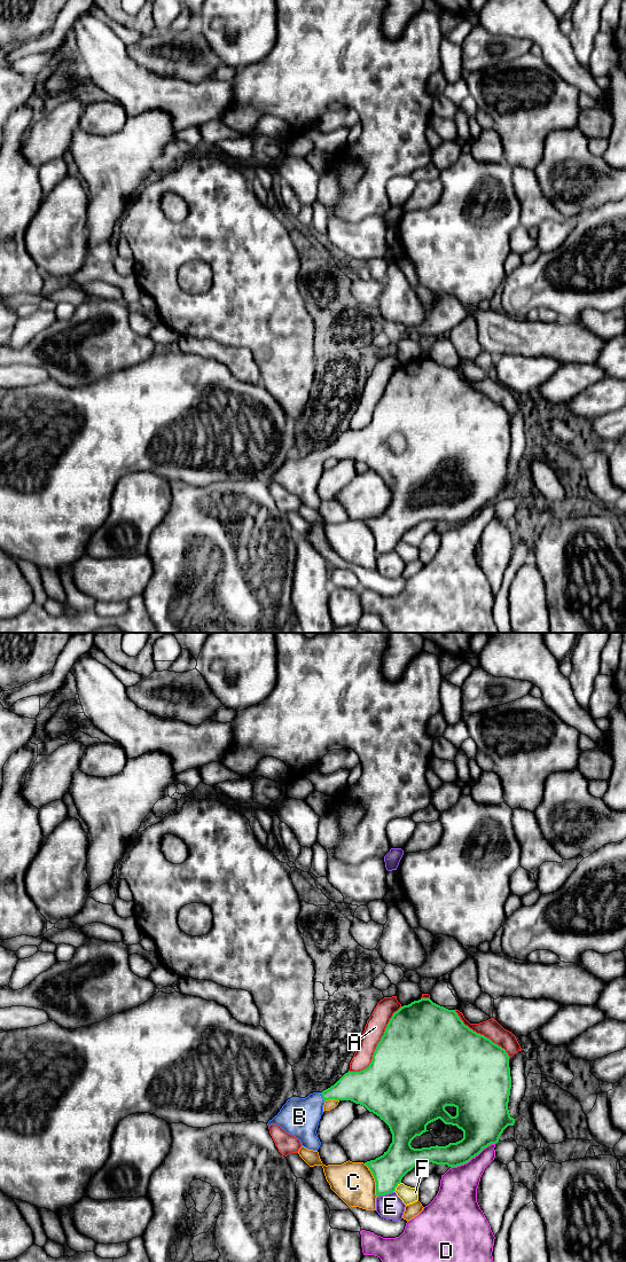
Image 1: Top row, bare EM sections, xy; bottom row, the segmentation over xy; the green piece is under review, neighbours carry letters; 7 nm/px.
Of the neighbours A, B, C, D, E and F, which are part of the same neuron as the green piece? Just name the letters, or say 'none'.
B

